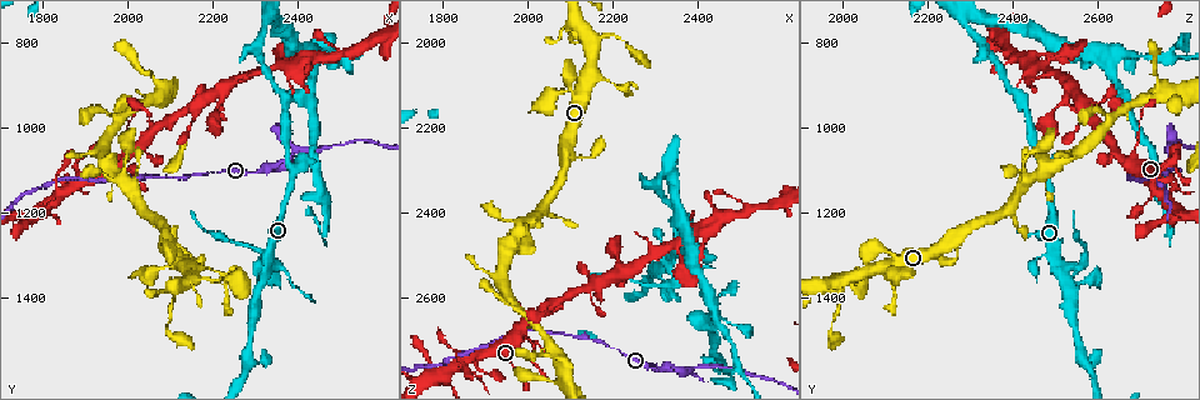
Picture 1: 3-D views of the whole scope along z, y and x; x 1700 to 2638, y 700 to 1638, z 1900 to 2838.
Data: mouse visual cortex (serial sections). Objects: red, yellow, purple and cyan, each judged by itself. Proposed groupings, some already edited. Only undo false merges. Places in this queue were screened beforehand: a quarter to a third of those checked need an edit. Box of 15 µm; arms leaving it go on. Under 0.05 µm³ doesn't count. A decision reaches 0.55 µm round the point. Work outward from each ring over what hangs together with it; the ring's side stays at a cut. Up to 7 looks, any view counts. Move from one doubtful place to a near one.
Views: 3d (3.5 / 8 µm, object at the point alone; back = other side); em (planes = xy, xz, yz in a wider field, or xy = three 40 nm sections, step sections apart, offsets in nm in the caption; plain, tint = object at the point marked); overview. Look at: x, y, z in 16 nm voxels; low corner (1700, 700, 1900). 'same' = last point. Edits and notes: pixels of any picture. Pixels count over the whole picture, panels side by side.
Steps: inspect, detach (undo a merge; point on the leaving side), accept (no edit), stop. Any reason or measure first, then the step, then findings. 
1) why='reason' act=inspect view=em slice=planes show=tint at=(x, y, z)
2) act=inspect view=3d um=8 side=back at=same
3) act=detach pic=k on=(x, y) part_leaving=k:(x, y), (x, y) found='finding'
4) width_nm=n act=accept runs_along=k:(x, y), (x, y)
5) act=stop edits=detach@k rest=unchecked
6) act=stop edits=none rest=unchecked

why='abrupt turn' act=inspect view=3d um=3.5 at=(2395, 1060, 2760)

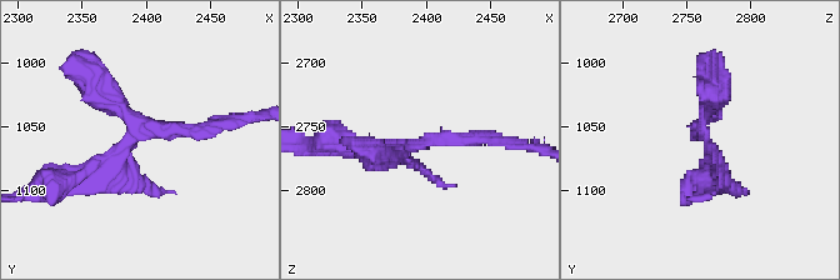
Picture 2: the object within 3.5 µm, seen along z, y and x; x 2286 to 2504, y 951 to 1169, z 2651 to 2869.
arms=3 arm_widths_nm=150,200,300 why='now the EM' act=inspect view=em slice=planes show=tint at=(2392, 1056, 2762)

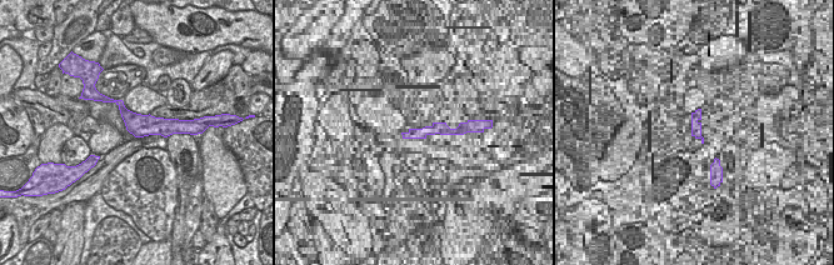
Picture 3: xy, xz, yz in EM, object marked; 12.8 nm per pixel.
width_nm=300 act=detach pic=2 on=(145, 184) found='a second cell is stuck on'

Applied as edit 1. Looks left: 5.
why='abrupt turn' act=inspect view=em slice=xy step=3 show=tint at=(2345, 1330, 2555)

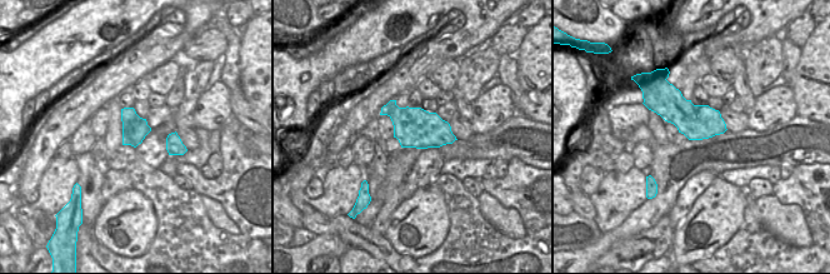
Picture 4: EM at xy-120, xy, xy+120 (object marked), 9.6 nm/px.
act=inspect view=3d um=3.5 side=back at=same

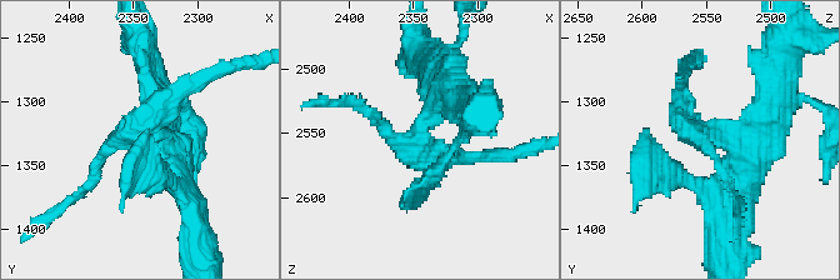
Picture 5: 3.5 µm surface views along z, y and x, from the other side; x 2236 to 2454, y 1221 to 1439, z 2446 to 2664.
width_nm=380 act=detach pic=5 on=(706, 145) part_leaving=5:(714, 138), (681, 119), (681, 73) found='two cells meet here'

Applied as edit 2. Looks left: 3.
act=stop edits=detach@2,detach@5 rest=unchecked

